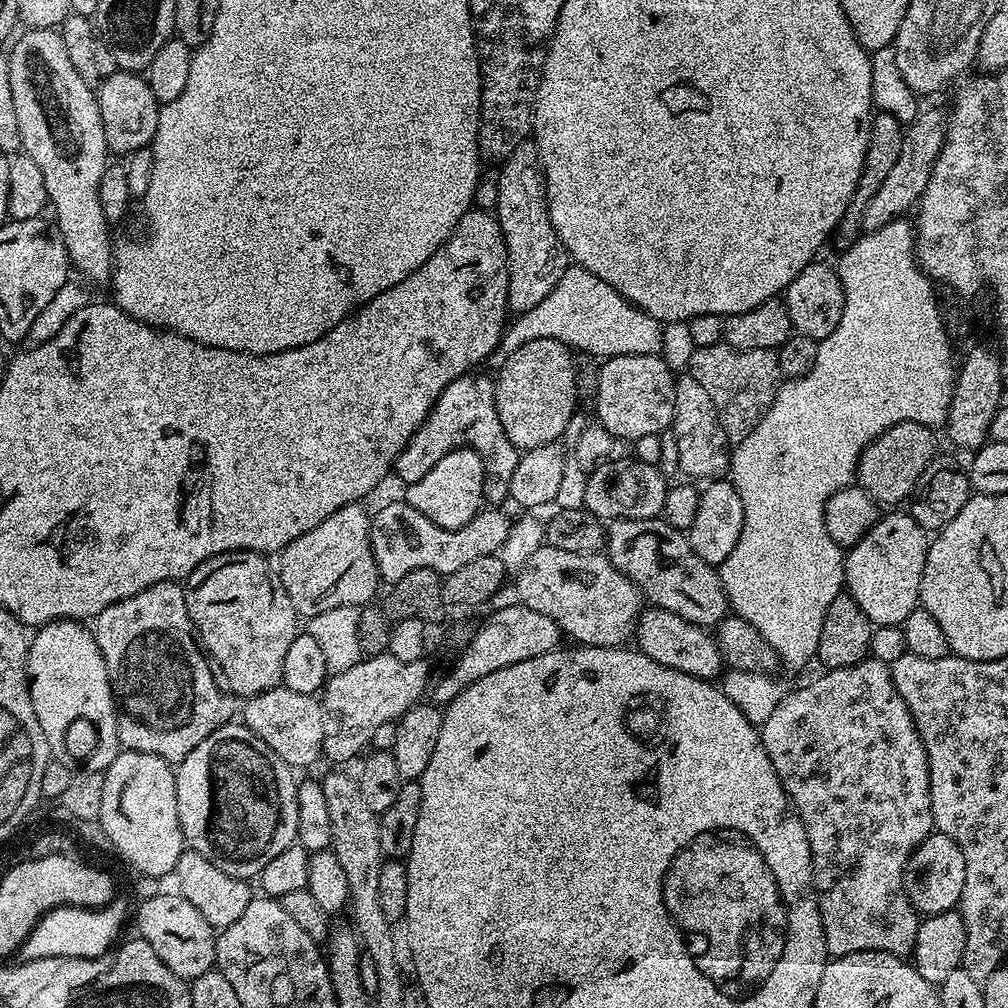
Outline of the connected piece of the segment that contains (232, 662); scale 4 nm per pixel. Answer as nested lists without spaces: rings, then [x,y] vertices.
[[[223,552],[206,558],[186,577],[183,585],[186,610],[199,643],[214,661],[226,684],[228,679],[227,687],[240,698],[257,696],[259,692],[275,688],[281,683],[286,650],[290,650],[290,642],[294,642],[298,634],[298,614],[292,609],[286,590],[274,575],[273,565],[271,568],[264,560],[267,559],[259,552]]]

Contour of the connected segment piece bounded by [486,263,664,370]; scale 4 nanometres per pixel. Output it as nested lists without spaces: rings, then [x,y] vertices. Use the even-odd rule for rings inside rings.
[[[578,263],[564,271],[562,278],[558,278],[558,286],[554,286],[534,310],[521,312],[513,320],[516,321],[507,325],[498,346],[488,355],[486,364],[492,370],[500,369],[518,346],[526,346],[526,342],[534,342],[534,338],[554,338],[577,353],[589,352],[599,358],[659,356],[662,350],[664,330],[661,321],[630,303],[610,286],[610,282],[602,282],[598,274],[590,274],[590,270]]]

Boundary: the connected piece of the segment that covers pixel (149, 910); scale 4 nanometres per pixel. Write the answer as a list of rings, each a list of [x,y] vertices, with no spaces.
[[[161,894],[139,901],[138,907],[136,924],[140,927],[139,939],[150,942],[150,946],[154,946],[154,954],[158,954],[158,958],[162,958],[162,962],[166,962],[166,966],[178,974],[178,978],[191,982],[213,971],[217,933],[206,922],[206,918],[202,918],[202,914],[198,914],[198,910],[186,902],[186,898],[179,894]]]

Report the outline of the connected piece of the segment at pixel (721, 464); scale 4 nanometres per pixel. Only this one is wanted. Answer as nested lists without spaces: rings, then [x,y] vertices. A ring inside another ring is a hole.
[[[687,372],[676,376],[675,414],[670,434],[674,437],[675,446],[678,448],[677,469],[690,476],[689,479],[712,480],[729,471],[730,445],[721,423],[718,422],[717,411],[714,410],[710,394]]]

